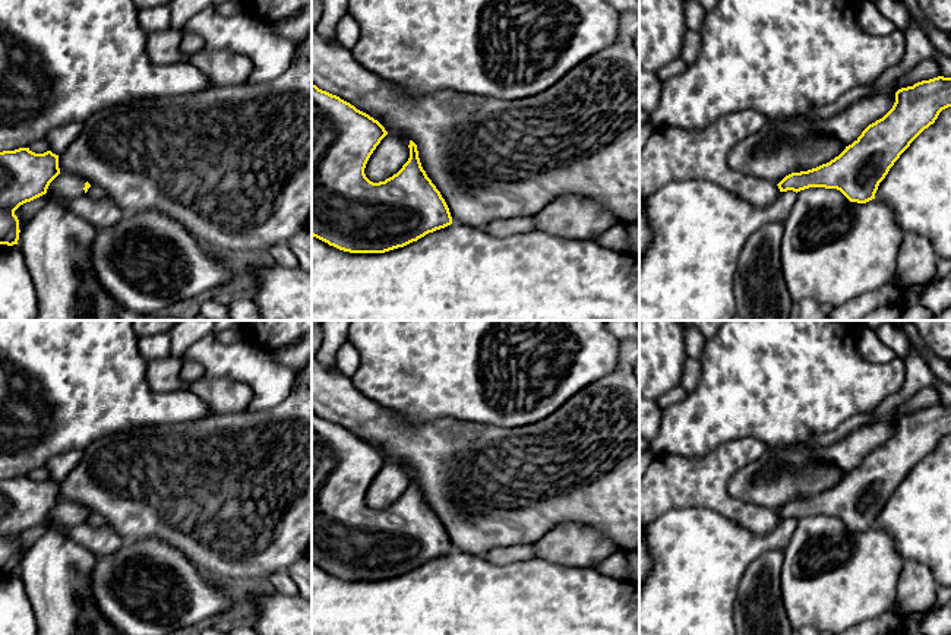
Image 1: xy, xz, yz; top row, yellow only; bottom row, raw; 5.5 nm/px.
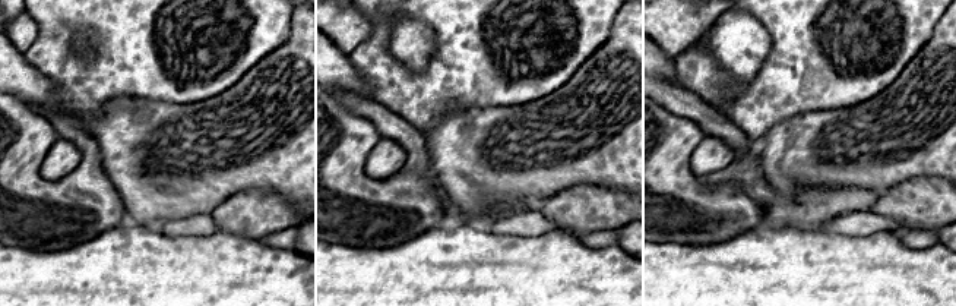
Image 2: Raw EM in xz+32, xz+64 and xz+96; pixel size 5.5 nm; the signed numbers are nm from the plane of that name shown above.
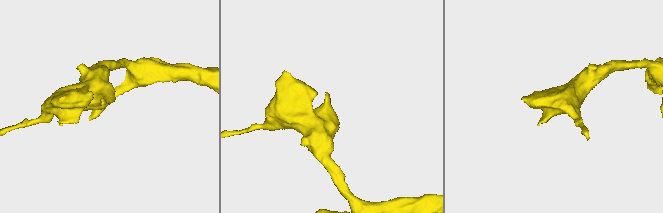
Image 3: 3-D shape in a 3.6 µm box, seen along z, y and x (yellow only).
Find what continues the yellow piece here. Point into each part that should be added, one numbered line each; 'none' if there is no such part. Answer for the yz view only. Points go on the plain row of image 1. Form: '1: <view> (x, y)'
none

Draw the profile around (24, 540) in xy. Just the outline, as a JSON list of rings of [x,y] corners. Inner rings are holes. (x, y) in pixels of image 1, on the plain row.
[[[42,522],[31,530],[20,533],[15,538],[15,543],[19,547],[19,557],[22,556],[25,550],[28,550],[41,537],[45,528],[47,528],[47,522]]]

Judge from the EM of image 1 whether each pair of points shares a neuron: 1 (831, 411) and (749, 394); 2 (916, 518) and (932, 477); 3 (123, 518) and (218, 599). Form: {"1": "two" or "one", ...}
{"1": "one", "2": "one", "3": "two"}

